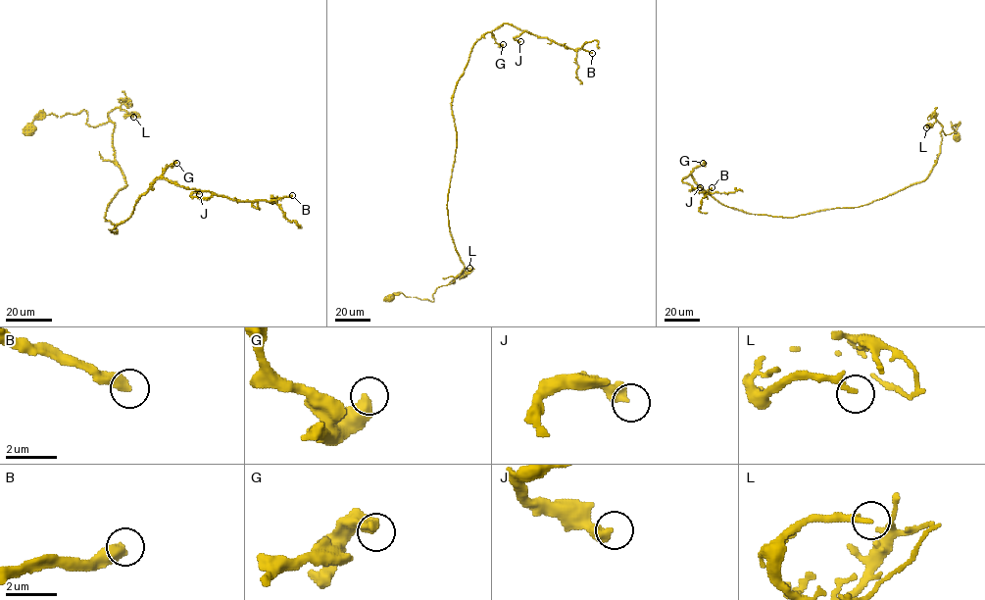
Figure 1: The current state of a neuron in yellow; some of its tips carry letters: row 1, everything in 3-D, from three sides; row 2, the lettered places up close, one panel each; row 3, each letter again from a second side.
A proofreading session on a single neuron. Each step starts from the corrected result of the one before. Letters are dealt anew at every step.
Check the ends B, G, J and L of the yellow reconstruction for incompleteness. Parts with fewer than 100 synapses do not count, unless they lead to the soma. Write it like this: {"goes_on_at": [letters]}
{"goes_on_at": ["B"]}

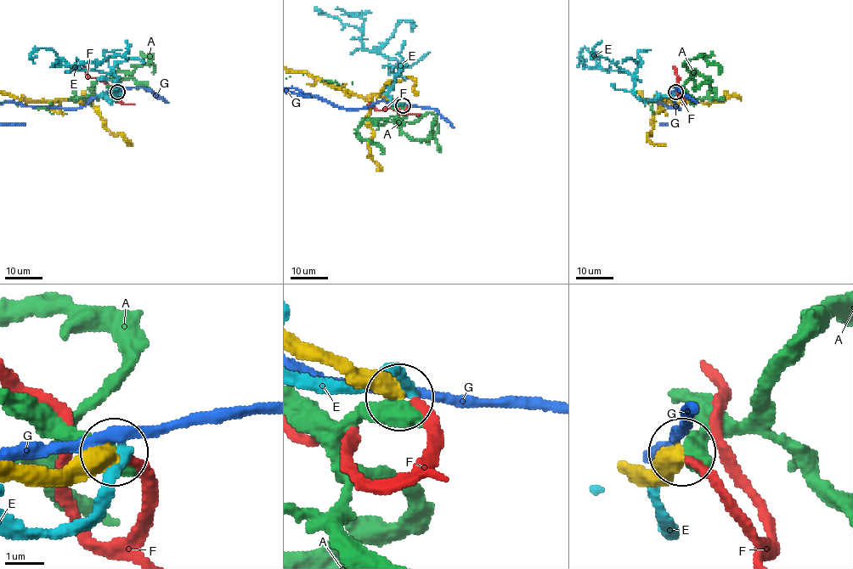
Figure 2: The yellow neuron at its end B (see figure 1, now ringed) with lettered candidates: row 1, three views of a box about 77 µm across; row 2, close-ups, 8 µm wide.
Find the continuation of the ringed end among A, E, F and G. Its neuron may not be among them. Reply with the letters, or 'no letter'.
no letter

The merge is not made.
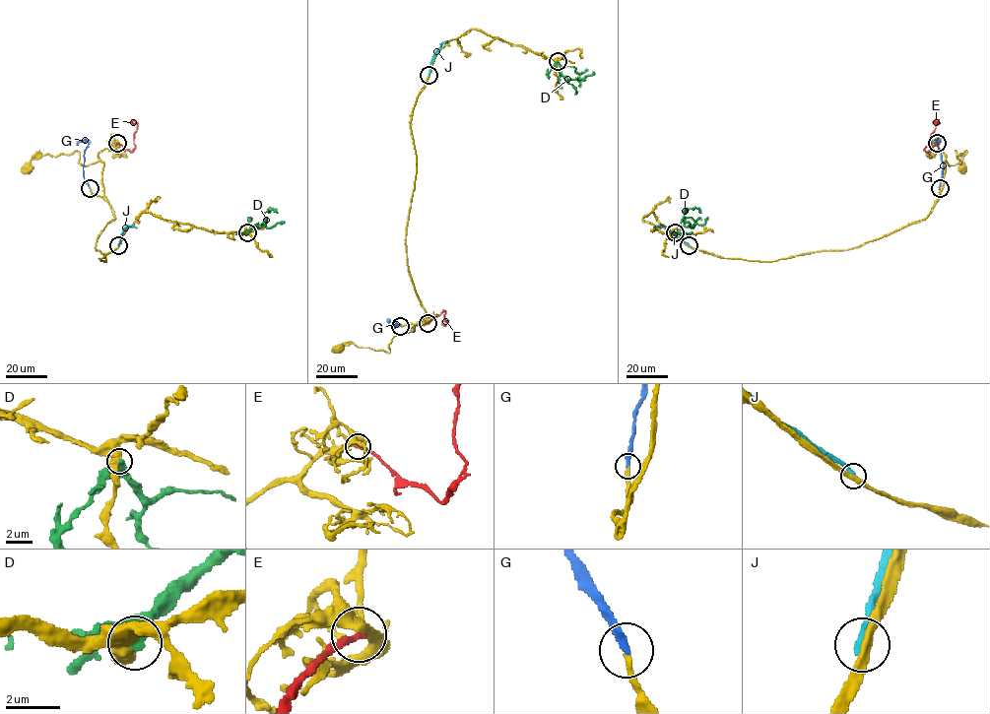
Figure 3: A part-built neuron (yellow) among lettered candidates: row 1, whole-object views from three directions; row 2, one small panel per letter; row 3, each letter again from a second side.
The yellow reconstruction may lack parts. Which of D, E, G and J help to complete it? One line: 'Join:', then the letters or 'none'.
Join: G

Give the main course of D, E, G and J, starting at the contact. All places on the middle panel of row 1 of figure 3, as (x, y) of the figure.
D: (557, 61), (562, 68), (574, 67), (579, 75), (578, 86)
E: (428, 323), (443, 310), (447, 321), (442, 320), (443, 324)
G: (400, 325), (393, 329), (399, 324), (396, 326), (388, 321)
J: (428, 75), (432, 58), (447, 40)

